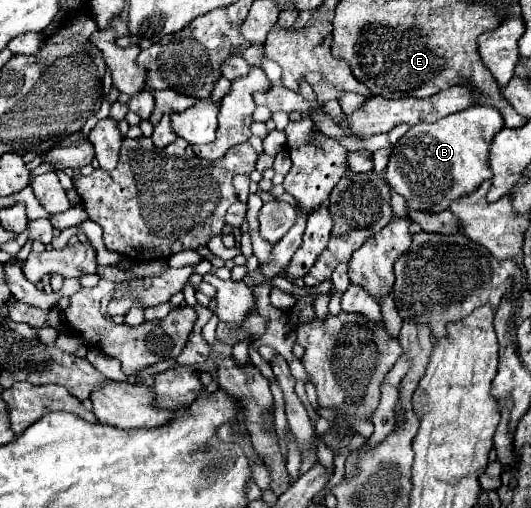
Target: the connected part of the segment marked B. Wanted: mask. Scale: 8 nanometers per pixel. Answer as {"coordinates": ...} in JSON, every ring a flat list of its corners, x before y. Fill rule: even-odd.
{"coordinates":[[473,105,429,125,419,123,393,145,385,179,399,195,407,199,411,209,447,209,453,199,463,197,479,183,493,177,487,167,487,153,489,141,501,131,501,127,501,113,485,105]]}

